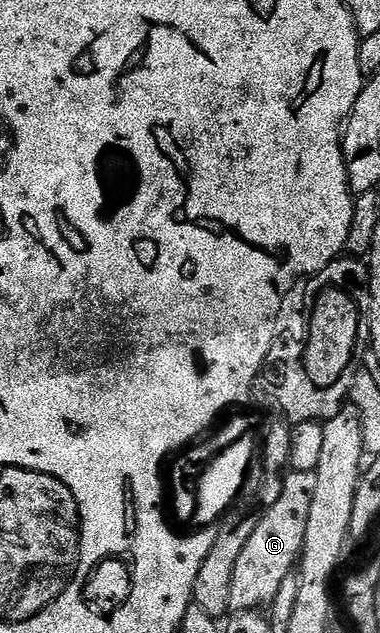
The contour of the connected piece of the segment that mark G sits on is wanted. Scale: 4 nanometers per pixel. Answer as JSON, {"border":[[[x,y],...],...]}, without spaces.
{"border":[[[315,469],[296,470],[284,474],[282,488],[276,494],[277,503],[266,510],[263,524],[256,523],[254,532],[238,564],[234,564],[234,577],[230,580],[230,611],[259,611],[267,607],[278,596],[282,580],[293,573],[299,563],[300,552],[304,548],[306,520],[310,520],[310,504],[314,500],[314,488],[318,488],[318,476]]]}

